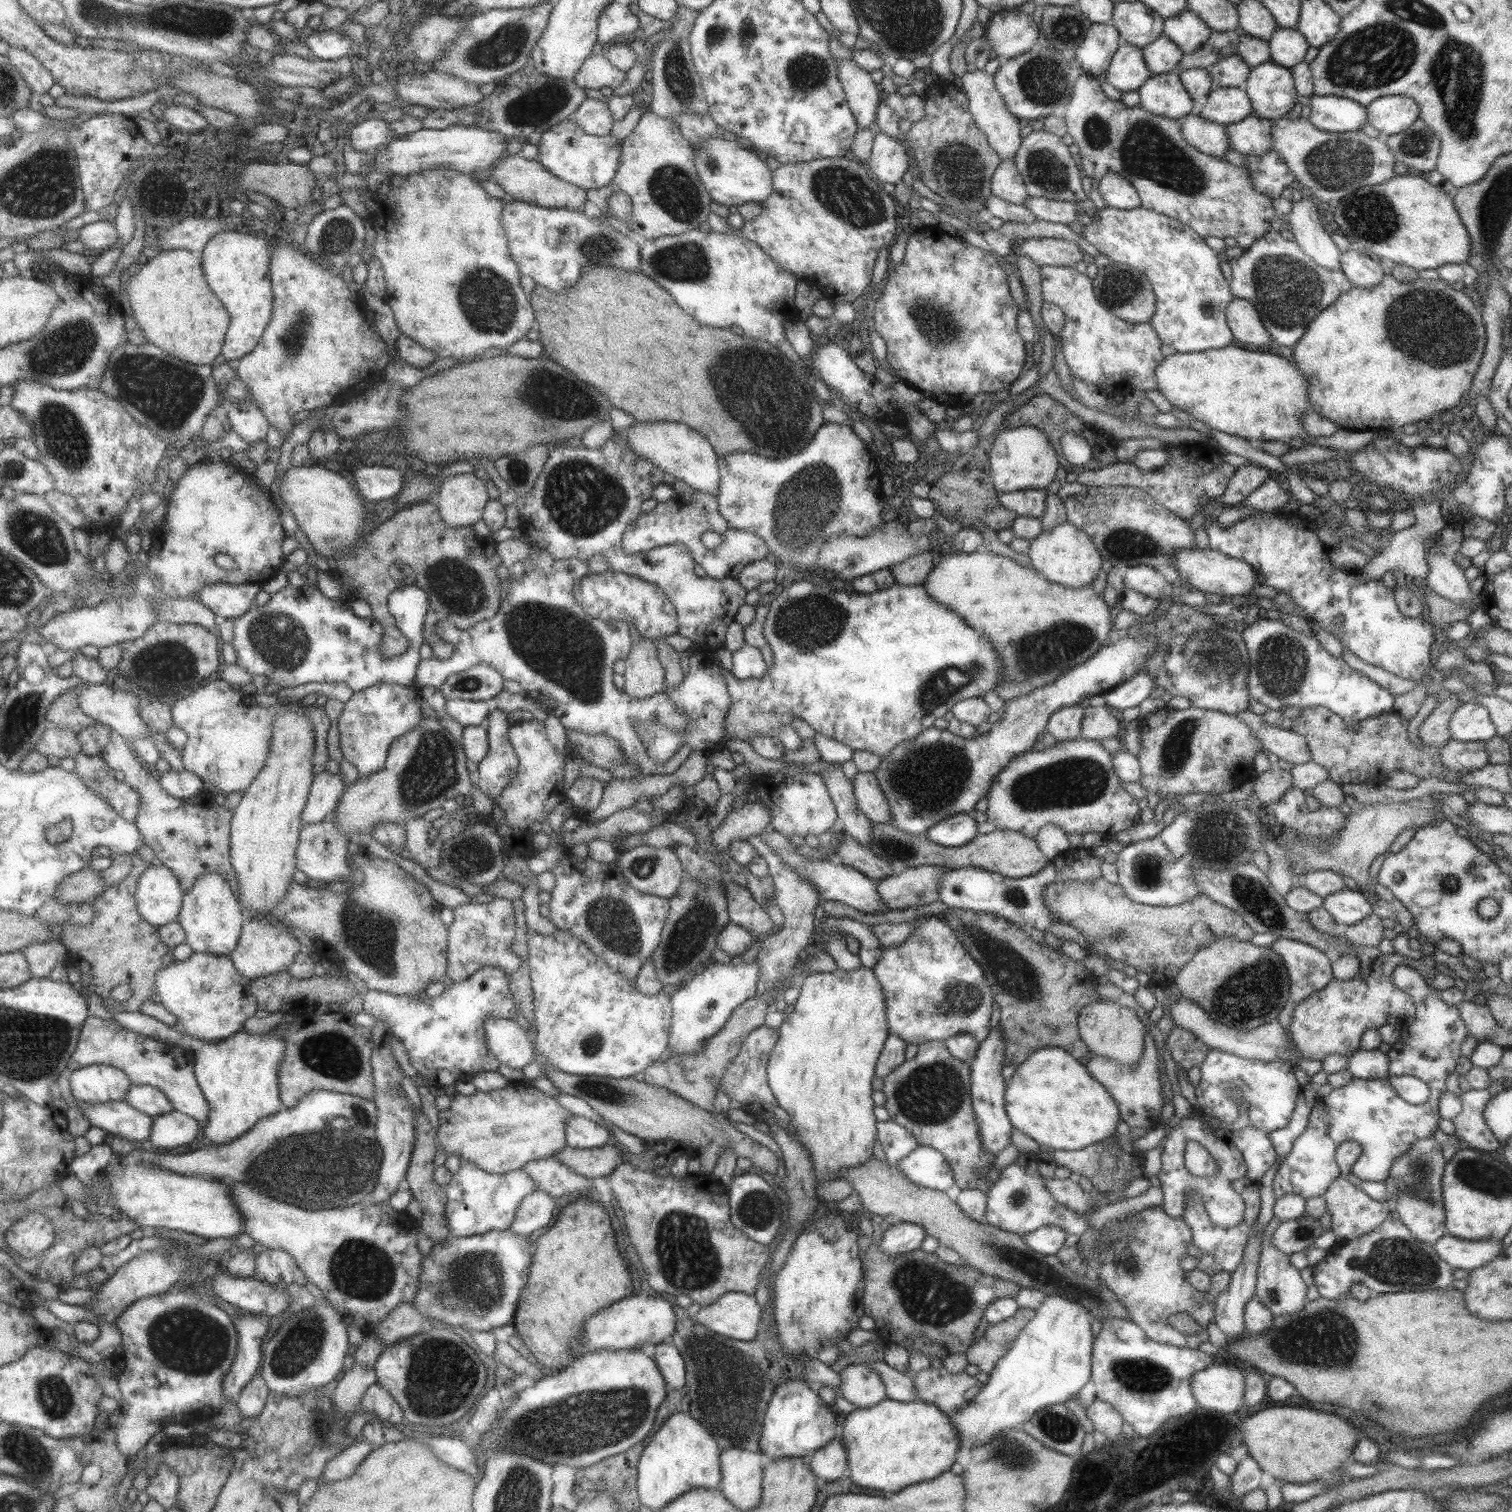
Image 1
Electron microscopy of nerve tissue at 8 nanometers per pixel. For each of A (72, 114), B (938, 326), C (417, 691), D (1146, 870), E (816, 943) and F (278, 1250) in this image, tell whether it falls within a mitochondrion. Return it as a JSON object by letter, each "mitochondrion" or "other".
{"A":"other","B":"mitochondrion","C":"other","D":"mitochondrion","E":"other","F":"other"}

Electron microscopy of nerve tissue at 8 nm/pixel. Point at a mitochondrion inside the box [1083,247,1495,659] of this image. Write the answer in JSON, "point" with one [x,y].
{"point":[1425,324]}

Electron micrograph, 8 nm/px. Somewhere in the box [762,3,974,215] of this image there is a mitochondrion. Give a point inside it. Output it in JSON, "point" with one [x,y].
{"point":[807,73]}

